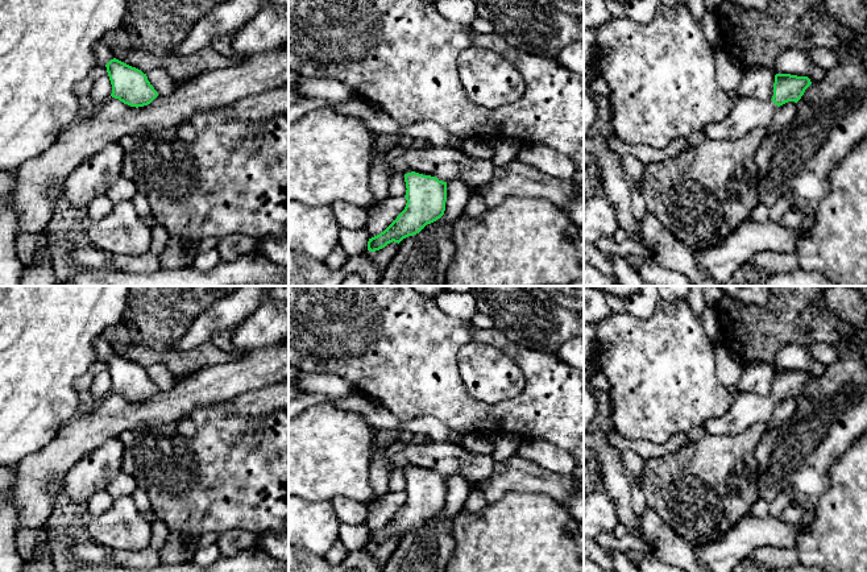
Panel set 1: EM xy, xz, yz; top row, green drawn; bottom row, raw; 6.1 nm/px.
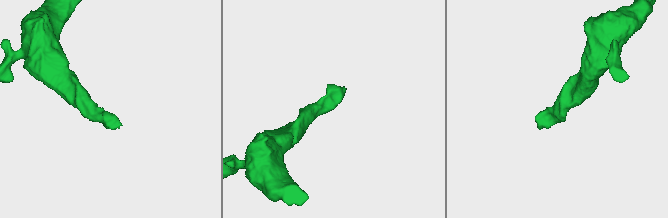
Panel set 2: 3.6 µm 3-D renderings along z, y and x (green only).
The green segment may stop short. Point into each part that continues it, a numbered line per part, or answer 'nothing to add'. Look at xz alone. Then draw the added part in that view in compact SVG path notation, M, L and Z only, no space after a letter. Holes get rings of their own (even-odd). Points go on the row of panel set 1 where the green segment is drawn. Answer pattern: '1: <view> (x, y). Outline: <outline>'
nothing to add

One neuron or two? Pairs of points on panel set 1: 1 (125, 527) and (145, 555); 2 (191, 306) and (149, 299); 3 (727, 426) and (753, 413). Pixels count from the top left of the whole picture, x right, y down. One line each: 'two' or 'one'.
1: two
2: one
3: one

